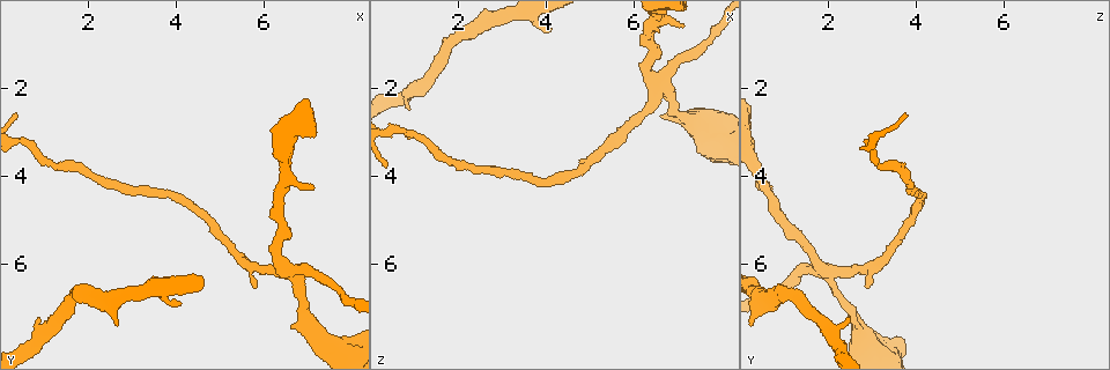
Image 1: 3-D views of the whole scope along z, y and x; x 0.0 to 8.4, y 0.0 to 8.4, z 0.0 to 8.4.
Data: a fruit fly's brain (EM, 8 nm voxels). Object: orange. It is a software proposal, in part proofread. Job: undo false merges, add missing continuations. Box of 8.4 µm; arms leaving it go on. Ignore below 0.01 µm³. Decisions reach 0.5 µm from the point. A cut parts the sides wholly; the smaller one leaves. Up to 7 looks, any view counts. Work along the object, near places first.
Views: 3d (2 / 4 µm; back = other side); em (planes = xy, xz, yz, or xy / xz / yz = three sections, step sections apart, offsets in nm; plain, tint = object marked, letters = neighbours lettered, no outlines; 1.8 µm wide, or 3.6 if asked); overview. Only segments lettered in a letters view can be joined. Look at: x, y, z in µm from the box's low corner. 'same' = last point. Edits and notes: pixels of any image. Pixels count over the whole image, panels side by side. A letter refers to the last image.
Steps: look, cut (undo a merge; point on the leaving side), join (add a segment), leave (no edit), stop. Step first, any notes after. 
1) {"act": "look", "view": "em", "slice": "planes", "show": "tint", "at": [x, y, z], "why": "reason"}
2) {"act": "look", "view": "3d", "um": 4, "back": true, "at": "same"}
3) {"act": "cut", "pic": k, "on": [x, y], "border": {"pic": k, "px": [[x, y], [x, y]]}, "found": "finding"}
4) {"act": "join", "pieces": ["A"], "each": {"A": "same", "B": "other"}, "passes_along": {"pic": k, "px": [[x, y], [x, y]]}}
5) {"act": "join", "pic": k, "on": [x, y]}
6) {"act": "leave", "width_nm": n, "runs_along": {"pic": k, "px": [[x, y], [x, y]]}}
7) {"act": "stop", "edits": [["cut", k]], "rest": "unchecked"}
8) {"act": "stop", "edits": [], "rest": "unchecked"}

{"act": "look", "view": "3d", "um": 2, "at": [0.90, 7.25, 2.50], "why": "an open end"}

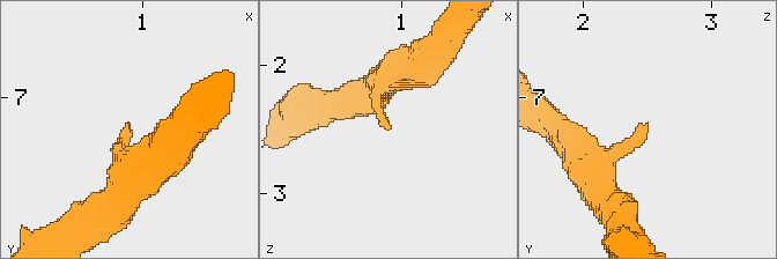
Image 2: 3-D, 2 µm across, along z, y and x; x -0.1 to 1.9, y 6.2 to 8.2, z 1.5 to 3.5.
{"act": "look", "view": "em", "slice": "planes", "show": "tint", "at": [0.90, 7.22, 2.54], "why": "shape alone is not enough"}

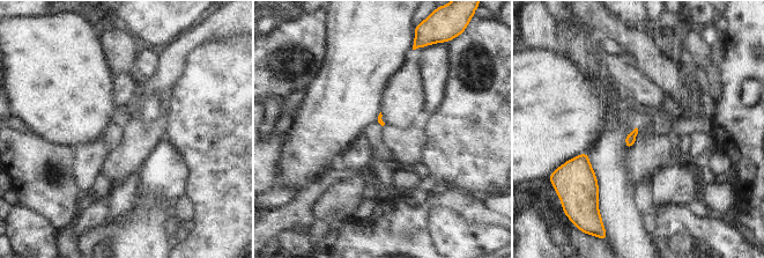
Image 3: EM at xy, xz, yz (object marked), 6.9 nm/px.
{"act": "look", "view": "em", "slice": "planes", "show": "letters", "at": "same", "why": "see the neighbours"}

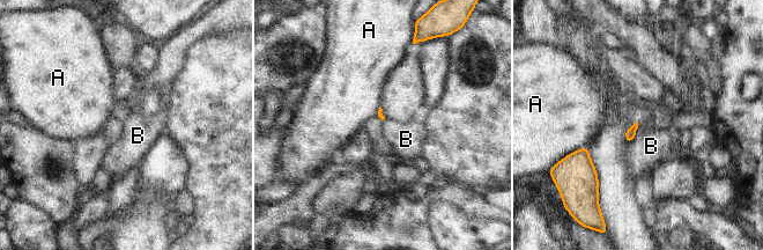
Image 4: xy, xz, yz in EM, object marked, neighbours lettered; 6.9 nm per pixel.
{"act": "leave", "longest_contact_nm": ["B", 170], "each": {"A": "other", "B": "other"}, "border": {"pic": 4, "px": [[637, 122], [636, 134], [629, 144]]}, "found": "none of them fits"}

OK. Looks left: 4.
{"act": "look", "view": "em", "slice": "planes", "show": "letters", "at": [6.55, 6.15, 2.05], "why": "thin neck"}

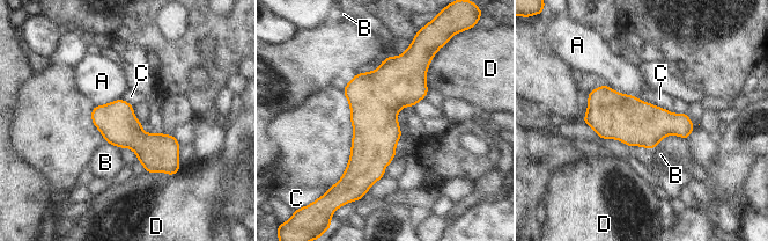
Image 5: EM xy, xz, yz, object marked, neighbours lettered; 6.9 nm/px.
{"act": "leave", "each": {"A": "other", "B": "other", "C": "other", "D": "other"}, "runs_along": {"pic": 5, "px": [[410, 56], [375, 103], [361, 185]]}, "found": "one neuron here"}

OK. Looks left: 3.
{"act": "look", "view": "3d", "um": 2, "back": true, "at": [7.10, 4.25, 0.55], "why": "free end"}

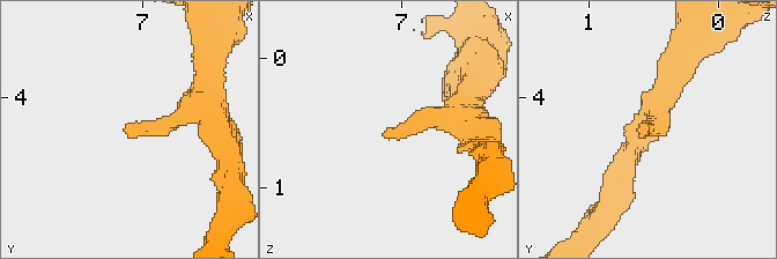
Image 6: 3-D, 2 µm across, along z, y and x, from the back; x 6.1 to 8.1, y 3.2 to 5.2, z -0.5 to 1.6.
{"act": "look", "view": "em", "slice": "planes", "show": "tint", "at": [7.14, 4.28, 0.60]}

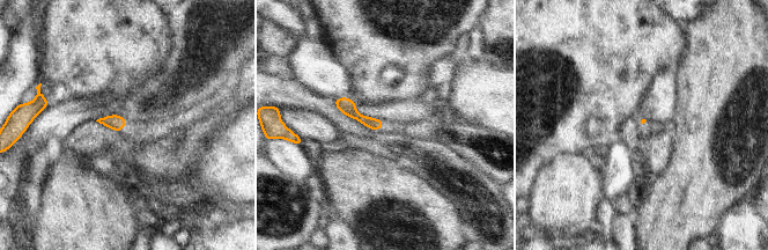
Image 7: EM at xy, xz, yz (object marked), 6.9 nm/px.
{"act": "look", "view": "em", "slice": "planes", "show": "letters", "at": "same", "why": "what lies round it"}

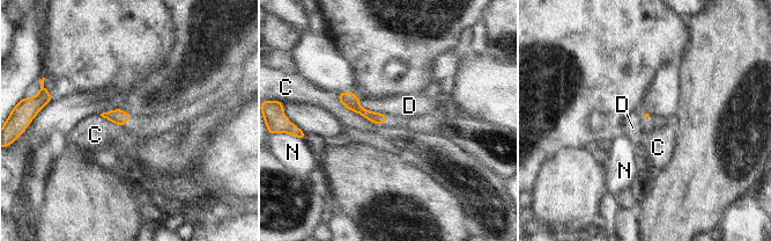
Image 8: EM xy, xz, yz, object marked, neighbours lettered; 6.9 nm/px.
{"act": "leave", "longest_contact_nm": ["C", 340], "each": {"C": "other", "D": "other", "N": "other"}, "found": "no lettered segment goes on from it"}

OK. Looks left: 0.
{"act": "stop", "edits": [], "rest": "unchecked"}

